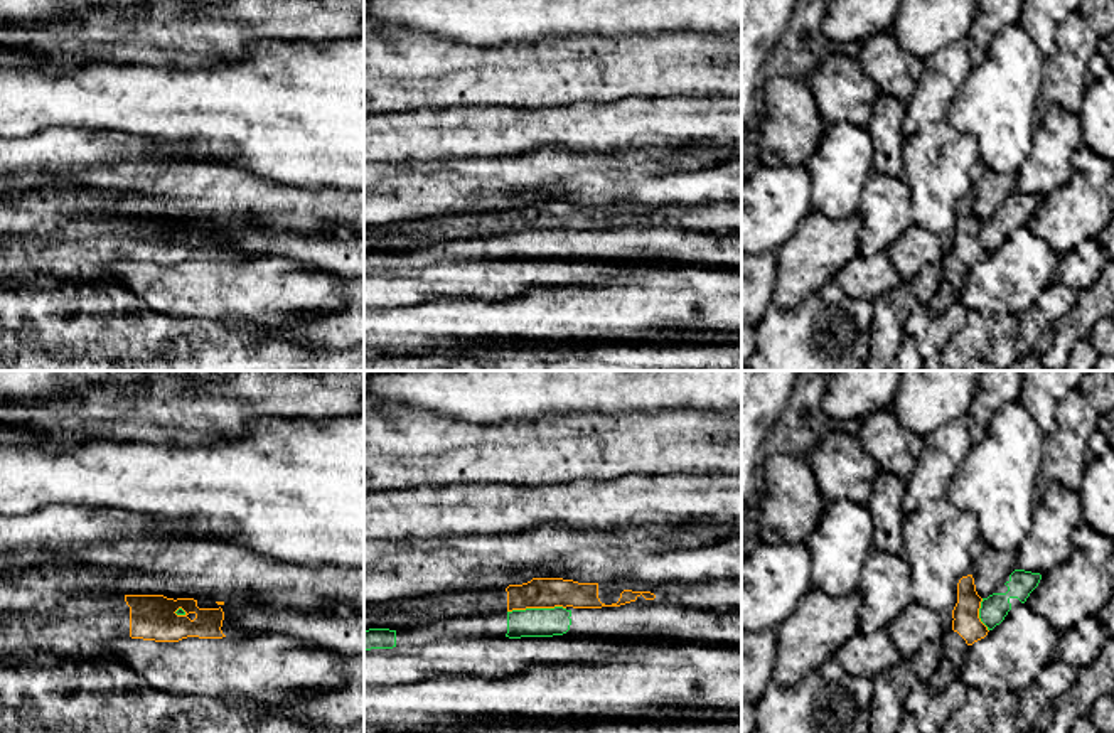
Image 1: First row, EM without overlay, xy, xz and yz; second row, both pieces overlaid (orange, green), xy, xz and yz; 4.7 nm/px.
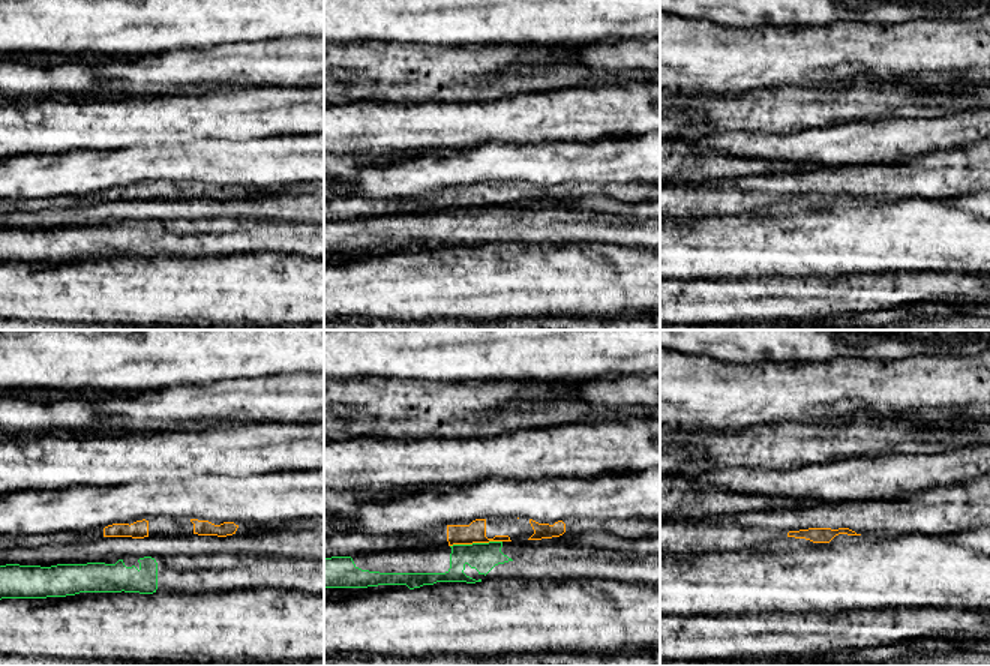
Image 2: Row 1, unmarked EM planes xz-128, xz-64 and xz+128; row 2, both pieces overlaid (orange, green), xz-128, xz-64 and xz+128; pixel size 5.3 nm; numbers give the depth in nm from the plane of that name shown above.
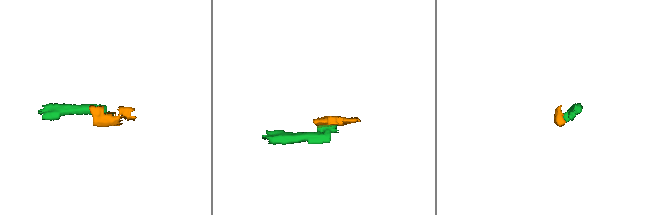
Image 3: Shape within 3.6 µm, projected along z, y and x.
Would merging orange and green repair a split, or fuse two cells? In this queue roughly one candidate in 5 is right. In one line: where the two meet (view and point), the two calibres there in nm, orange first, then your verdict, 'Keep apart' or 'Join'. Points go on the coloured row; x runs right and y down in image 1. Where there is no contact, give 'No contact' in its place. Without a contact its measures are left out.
Touches orange at xz (536, 607). Thickness 140 nm (orange) against 140 nm. Keep apart

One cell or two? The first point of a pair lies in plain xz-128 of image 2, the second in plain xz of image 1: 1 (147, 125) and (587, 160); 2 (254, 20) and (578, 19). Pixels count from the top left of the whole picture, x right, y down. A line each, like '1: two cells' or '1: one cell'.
1: two cells
2: one cell

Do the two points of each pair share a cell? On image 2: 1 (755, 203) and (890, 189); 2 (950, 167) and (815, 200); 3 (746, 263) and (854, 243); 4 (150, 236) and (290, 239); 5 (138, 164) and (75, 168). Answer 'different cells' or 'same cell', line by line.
1: same cell
2: same cell
3: same cell
4: same cell
5: same cell

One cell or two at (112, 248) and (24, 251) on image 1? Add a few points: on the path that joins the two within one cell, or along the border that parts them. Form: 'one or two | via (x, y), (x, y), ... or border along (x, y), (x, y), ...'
one | via (90, 248), (46, 248)

